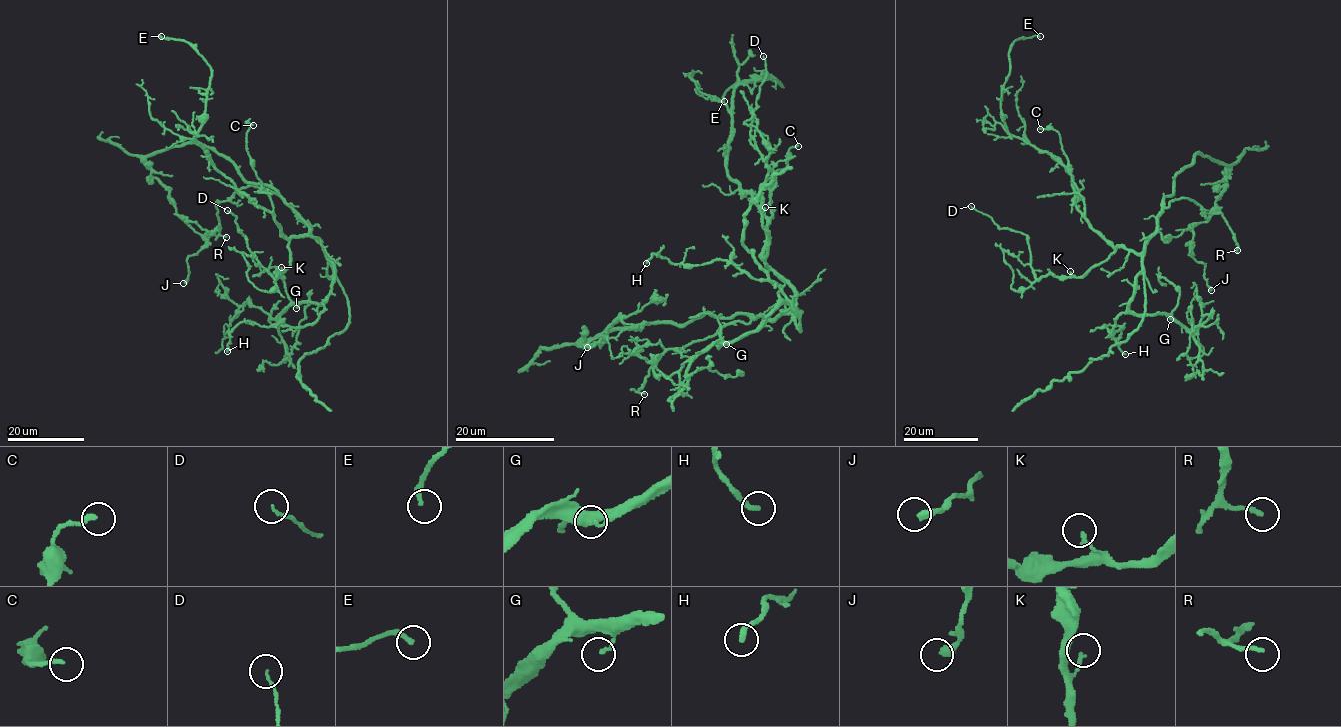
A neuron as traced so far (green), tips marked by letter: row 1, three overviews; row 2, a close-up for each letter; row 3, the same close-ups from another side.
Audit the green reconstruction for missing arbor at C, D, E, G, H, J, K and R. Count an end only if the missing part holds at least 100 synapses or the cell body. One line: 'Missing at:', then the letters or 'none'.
Missing at: none

